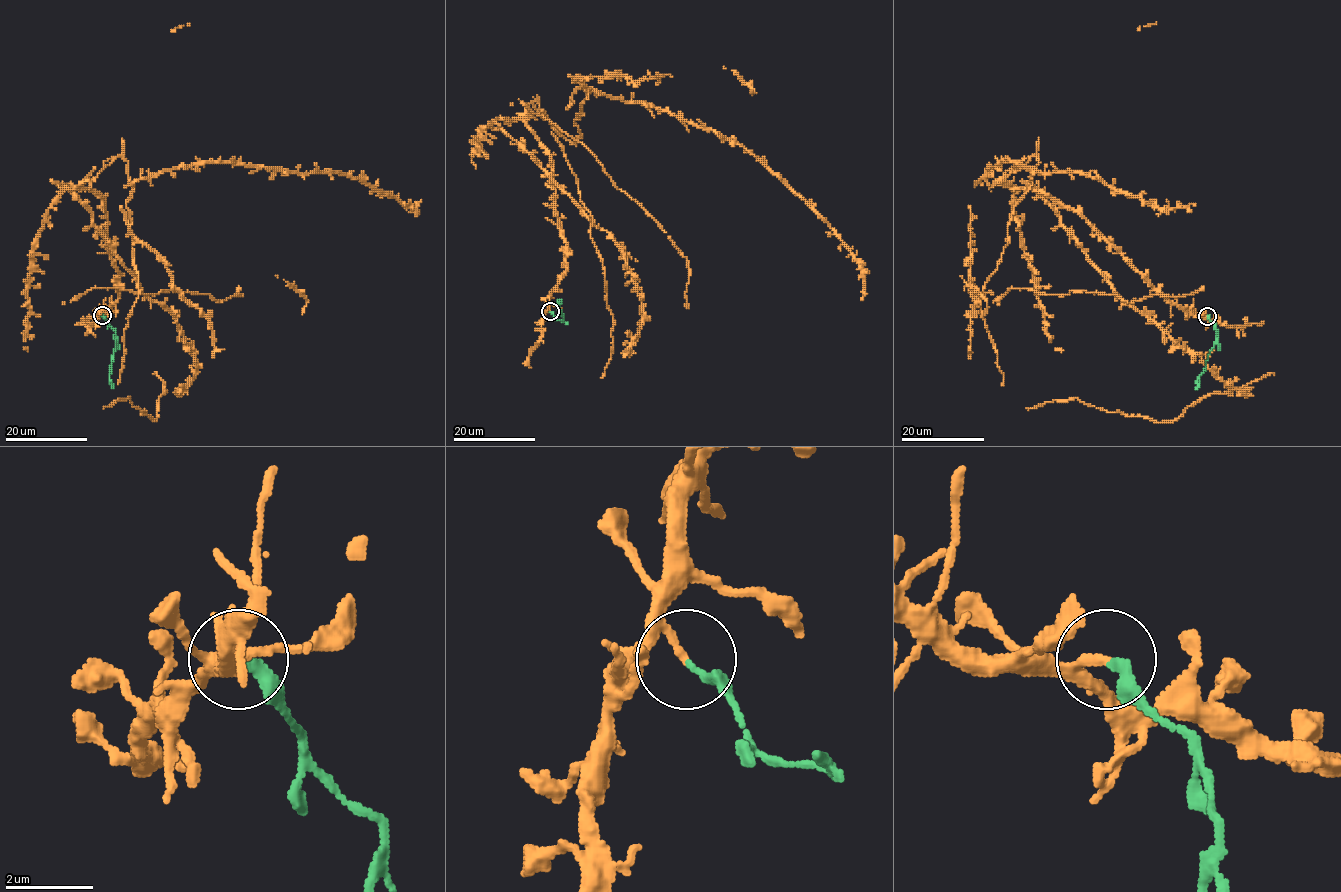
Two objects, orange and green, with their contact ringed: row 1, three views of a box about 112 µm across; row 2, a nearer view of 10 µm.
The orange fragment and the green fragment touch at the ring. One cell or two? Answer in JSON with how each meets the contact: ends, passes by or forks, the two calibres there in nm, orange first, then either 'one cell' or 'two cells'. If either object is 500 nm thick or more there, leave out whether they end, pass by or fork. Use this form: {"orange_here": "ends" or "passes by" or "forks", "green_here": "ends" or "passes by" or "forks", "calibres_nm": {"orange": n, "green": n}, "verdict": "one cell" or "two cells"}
{"orange_here": "ends", "green_here": "ends", "calibres_nm": {"orange": 180, "green": 240}, "verdict": "two cells"}

